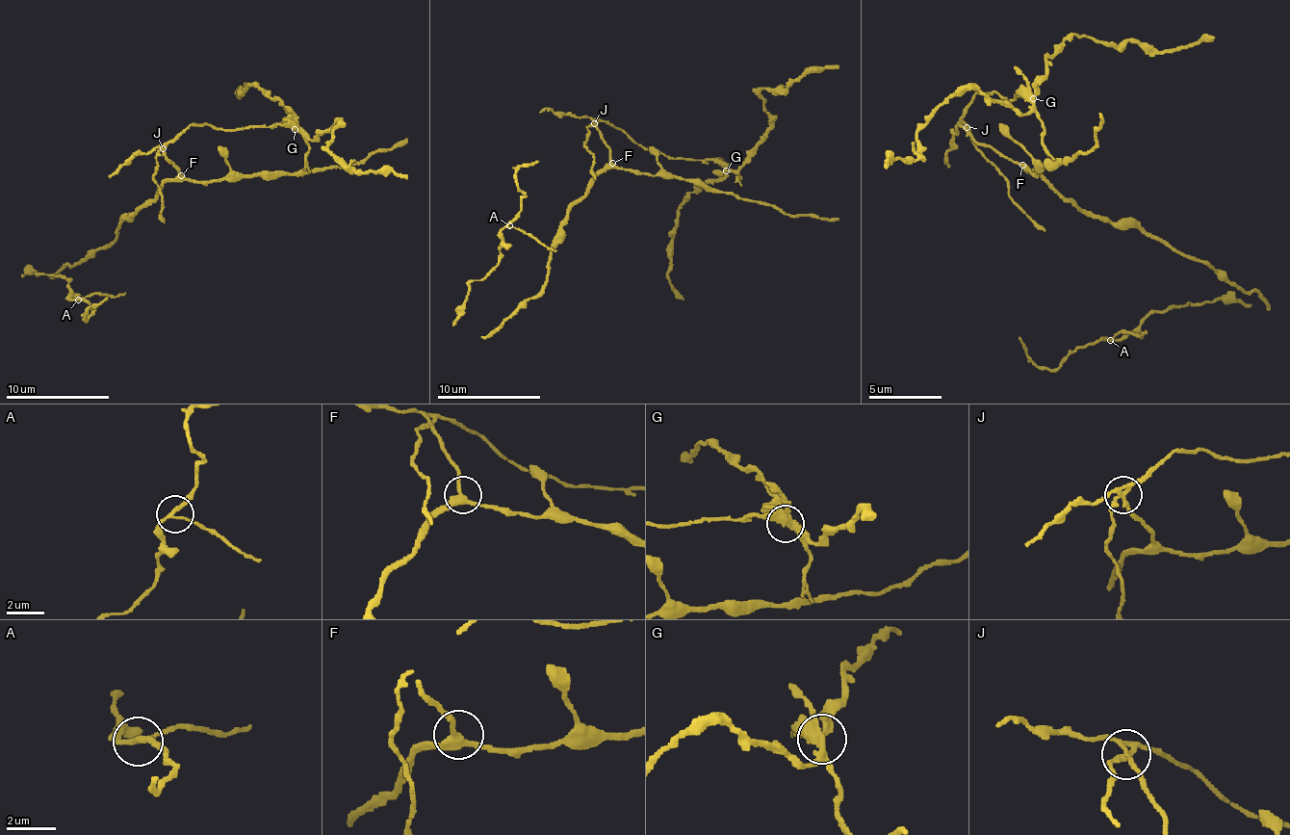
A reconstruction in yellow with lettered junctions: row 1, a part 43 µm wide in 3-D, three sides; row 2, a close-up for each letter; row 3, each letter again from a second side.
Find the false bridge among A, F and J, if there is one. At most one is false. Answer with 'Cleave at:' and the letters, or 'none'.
Cleave at: J

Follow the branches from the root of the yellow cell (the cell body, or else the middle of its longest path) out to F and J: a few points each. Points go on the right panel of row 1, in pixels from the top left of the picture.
F: (1055, 190), (1037, 171), (1029, 171), (1022, 165)
J: (1055, 190), (1037, 171), (1025, 171), (1019, 165), (1000, 157), (990, 146), (982, 146), (967, 128)

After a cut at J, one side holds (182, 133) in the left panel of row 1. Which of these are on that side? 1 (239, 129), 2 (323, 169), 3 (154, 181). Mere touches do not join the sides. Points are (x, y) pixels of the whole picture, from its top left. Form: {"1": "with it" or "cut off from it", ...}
{"1": "with it", "2": "cut off from it", "3": "with it"}

